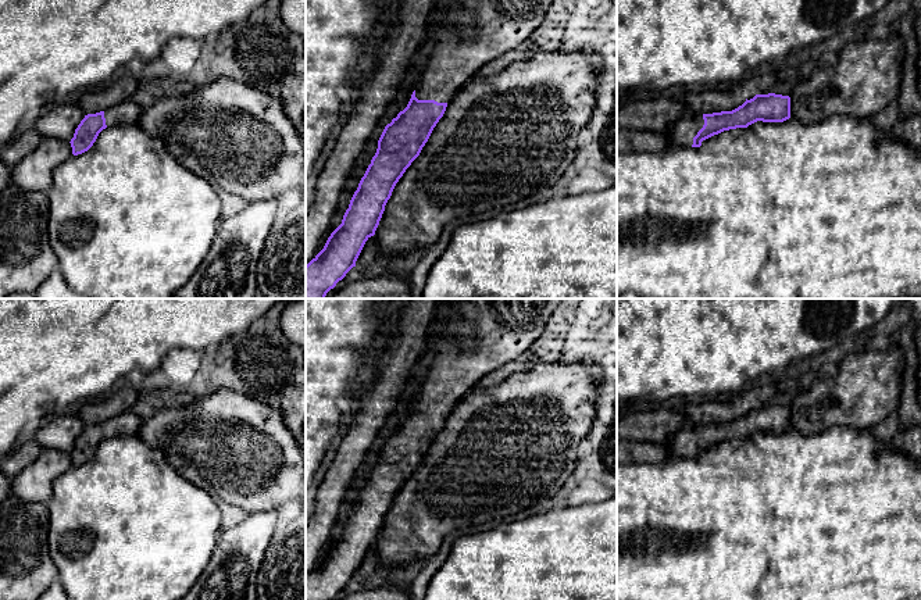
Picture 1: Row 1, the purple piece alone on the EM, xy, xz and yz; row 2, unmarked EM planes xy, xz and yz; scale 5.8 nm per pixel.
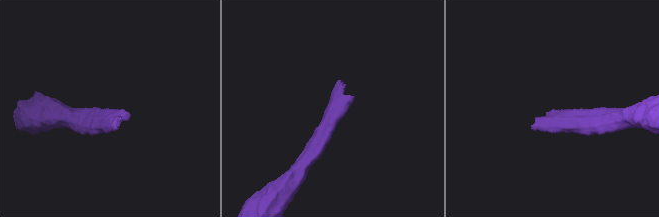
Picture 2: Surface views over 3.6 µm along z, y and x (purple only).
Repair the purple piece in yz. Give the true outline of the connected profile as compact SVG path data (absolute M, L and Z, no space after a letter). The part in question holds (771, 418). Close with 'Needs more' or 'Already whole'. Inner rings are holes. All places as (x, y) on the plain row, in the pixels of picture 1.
M756 406L732 422L688 426L675 433L665 446L675 457L700 458L702 453L724 442L747 439L763 433L783 433L790 429L790 408Z. Needs more

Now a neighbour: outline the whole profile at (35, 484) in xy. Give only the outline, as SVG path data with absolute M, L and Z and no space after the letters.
M43 447L35 462L11 479L11 494L47 504L53 496L54 482L72 467L69 453Z

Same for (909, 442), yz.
M921 426L899 431L892 444L897 451L921 461Z

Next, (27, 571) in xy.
M11 494L0 504L0 600L39 600L58 579L49 553L49 521L46 503Z

